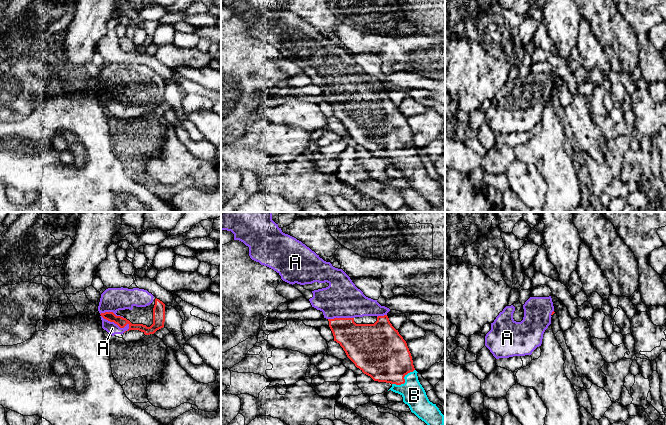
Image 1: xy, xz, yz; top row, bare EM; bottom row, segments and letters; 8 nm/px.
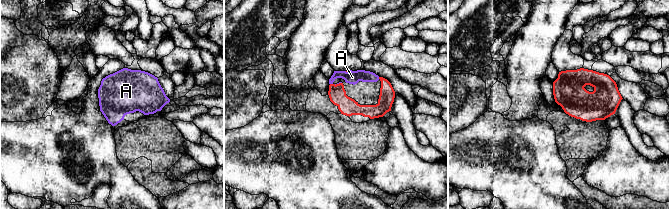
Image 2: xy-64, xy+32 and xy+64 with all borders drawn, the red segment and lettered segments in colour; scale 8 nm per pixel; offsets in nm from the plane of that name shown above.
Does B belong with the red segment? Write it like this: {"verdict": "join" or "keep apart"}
{"verdict": "join"}

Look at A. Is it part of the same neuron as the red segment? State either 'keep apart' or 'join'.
join

